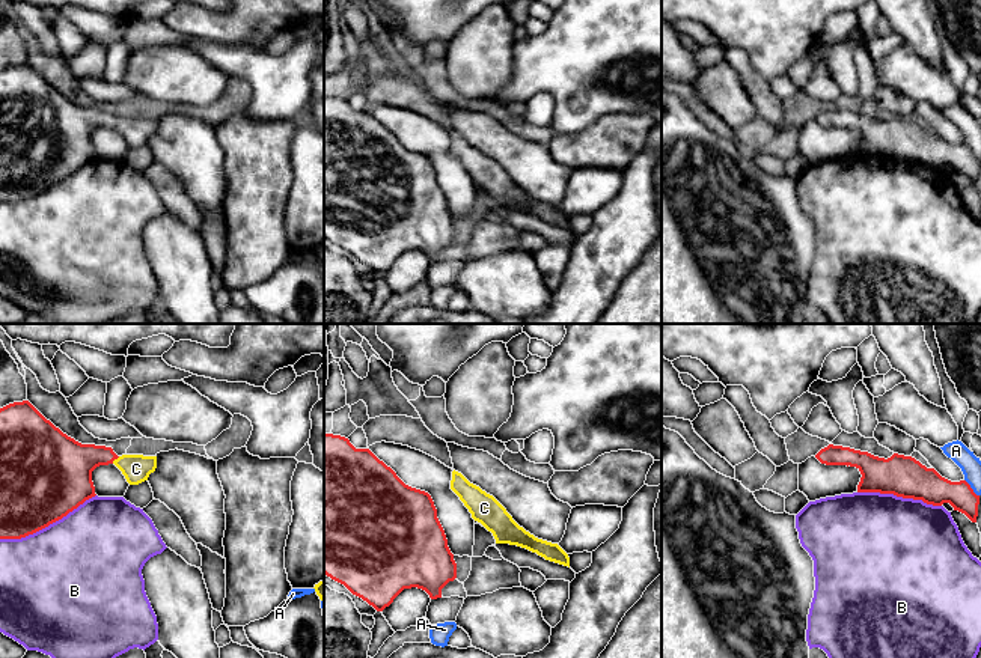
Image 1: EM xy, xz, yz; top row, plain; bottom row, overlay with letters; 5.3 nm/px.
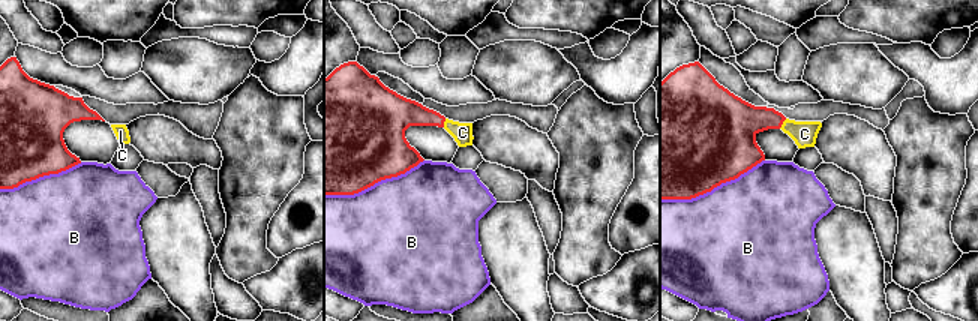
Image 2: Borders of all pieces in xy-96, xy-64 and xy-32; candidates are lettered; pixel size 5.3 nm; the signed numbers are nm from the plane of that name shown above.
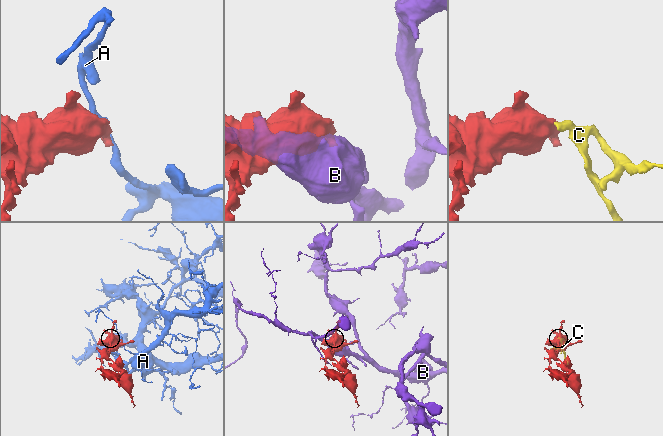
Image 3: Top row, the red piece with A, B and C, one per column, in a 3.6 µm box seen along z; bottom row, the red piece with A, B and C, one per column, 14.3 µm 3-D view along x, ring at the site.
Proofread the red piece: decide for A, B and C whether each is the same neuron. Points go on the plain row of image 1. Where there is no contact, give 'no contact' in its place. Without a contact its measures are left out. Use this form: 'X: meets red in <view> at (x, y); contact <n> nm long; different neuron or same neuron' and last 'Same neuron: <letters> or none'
A: meets red in yz at (971, 151); contact 120 nm long; different neuron
B: meets red in xy at (47, 188); contact 550 nm long; different neuron
C: meets red in xy at (115, 121); contact 60 nm long; same neuron
Same neuron: C

